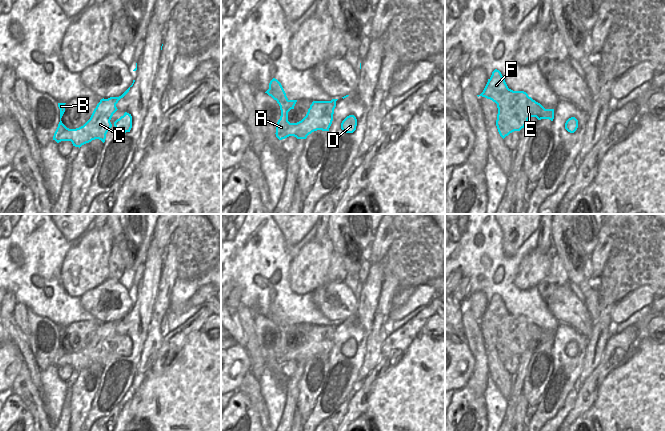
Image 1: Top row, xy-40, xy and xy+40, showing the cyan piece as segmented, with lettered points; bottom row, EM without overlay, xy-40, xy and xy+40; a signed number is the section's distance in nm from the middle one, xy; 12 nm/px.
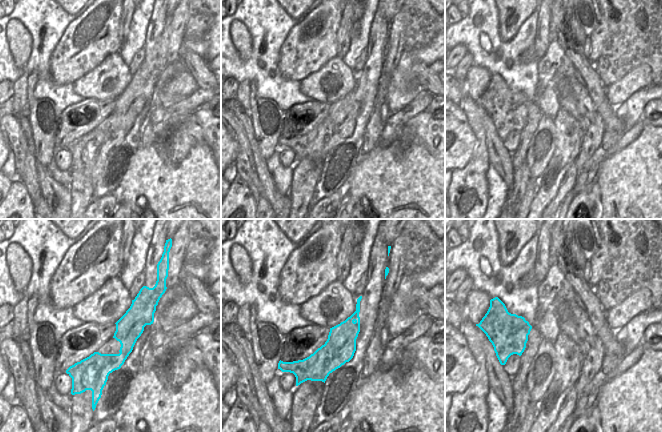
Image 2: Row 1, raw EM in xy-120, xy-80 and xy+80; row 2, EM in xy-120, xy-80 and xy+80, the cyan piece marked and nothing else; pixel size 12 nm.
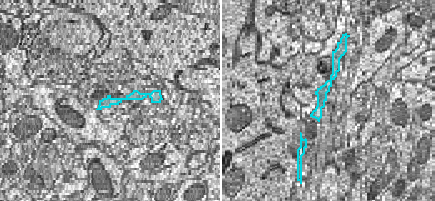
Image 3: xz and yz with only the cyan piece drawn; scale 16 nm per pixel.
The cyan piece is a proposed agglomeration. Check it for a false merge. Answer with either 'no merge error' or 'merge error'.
no merge error

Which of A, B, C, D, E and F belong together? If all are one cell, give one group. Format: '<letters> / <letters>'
A B C D E F

